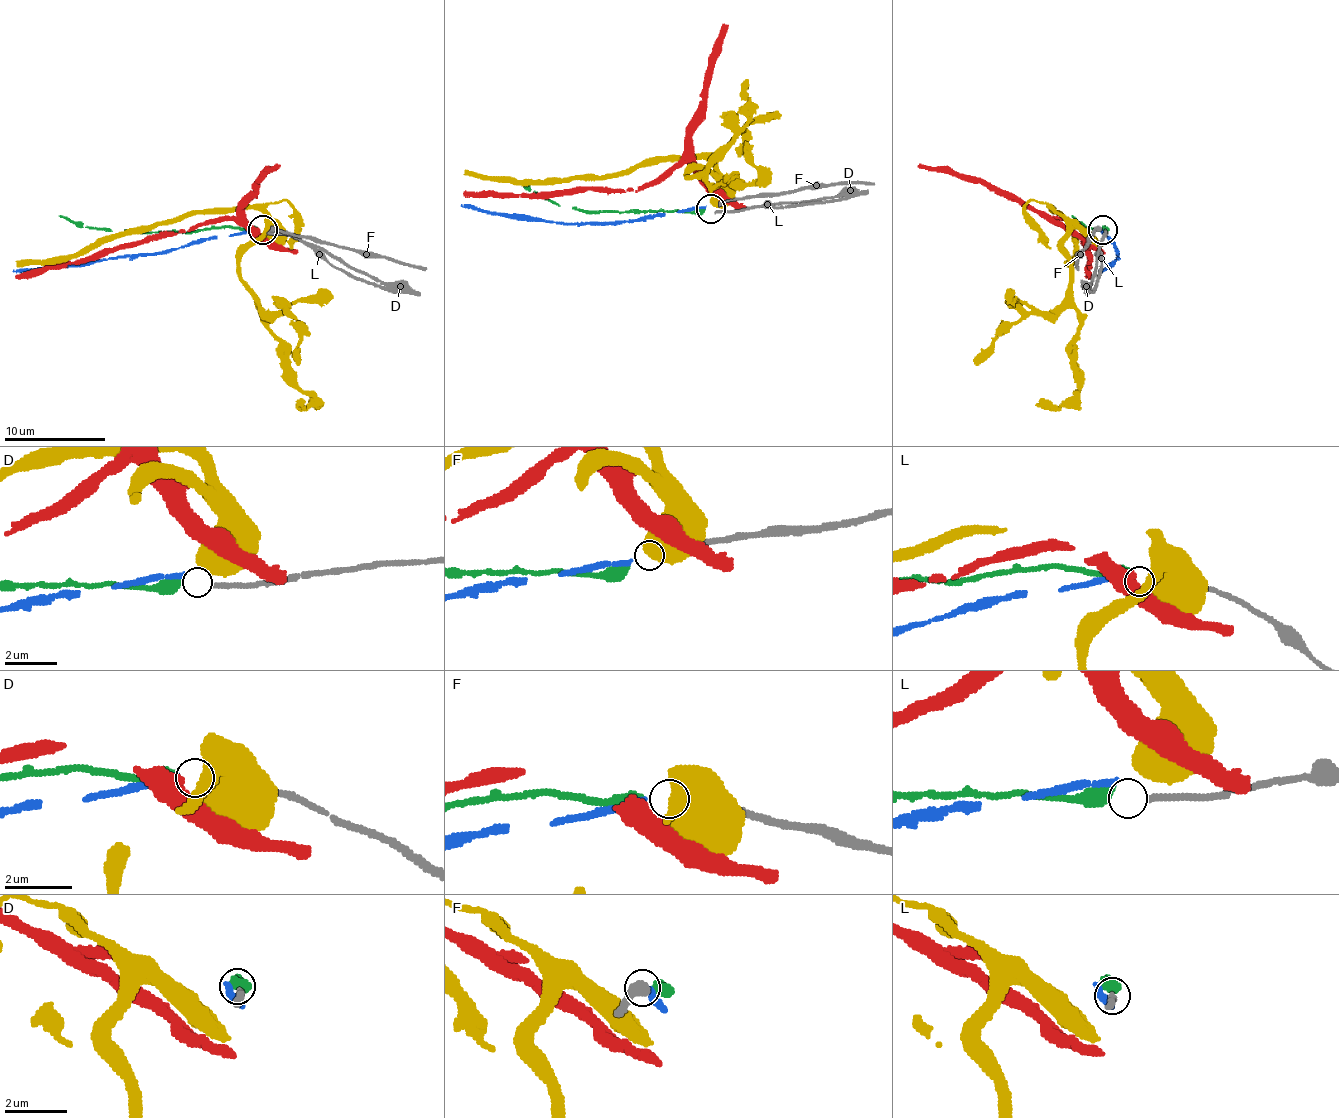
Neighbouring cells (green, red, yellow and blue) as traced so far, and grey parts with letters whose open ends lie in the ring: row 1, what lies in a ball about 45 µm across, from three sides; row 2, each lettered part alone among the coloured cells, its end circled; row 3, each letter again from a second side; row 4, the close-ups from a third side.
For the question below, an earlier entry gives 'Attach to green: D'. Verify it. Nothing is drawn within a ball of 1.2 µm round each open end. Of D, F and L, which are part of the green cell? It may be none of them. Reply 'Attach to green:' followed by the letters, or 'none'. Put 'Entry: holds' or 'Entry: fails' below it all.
Attach to green: D
Entry: holds

